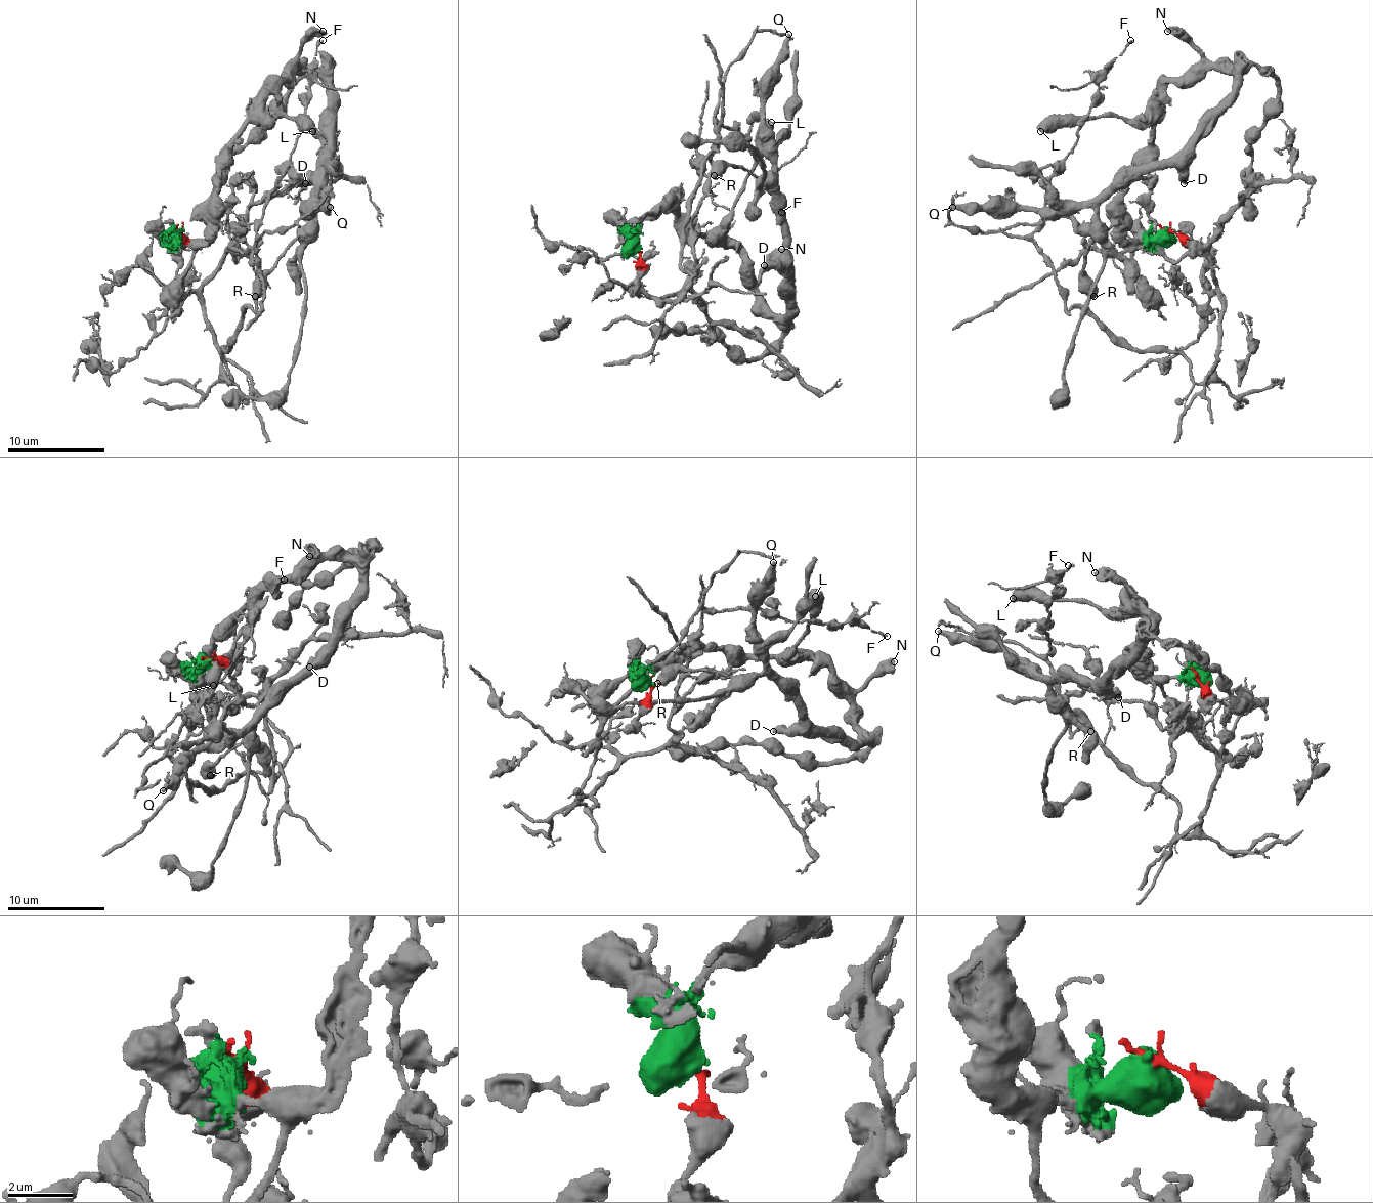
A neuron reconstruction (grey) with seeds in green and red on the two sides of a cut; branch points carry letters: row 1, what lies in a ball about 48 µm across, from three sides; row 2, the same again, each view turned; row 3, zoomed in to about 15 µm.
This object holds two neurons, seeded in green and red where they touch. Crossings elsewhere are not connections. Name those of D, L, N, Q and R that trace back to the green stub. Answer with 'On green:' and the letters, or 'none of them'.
On green: D, L, N, Q, R

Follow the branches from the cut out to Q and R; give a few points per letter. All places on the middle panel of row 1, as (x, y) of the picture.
Q: (635, 247), (637, 227), (672, 205), (738, 252), (755, 293), (786, 313), (784, 208), (762, 99), (789, 34)
R: (635, 247), (637, 227), (672, 205), (738, 252), (755, 293), (786, 313), (777, 185), (740, 166), (714, 176)

